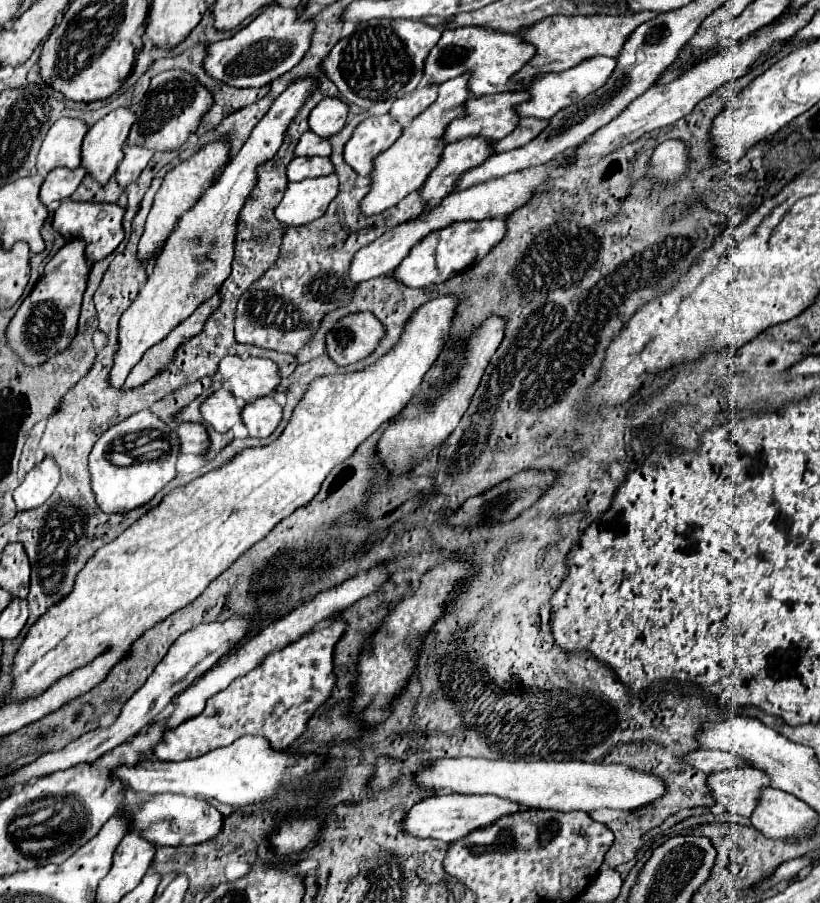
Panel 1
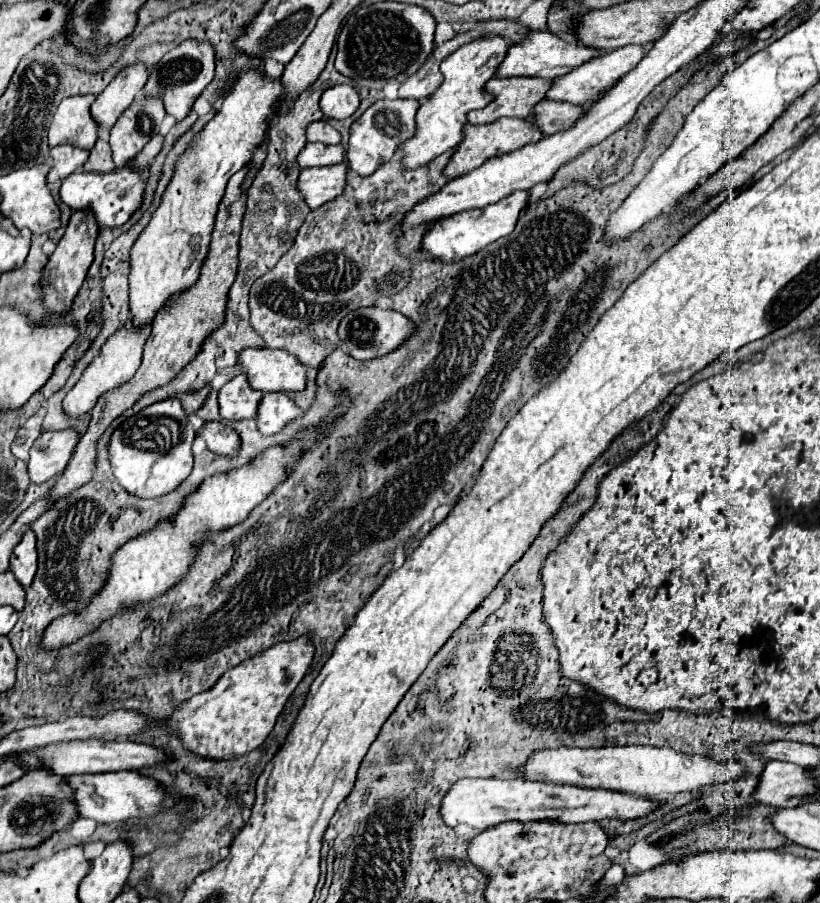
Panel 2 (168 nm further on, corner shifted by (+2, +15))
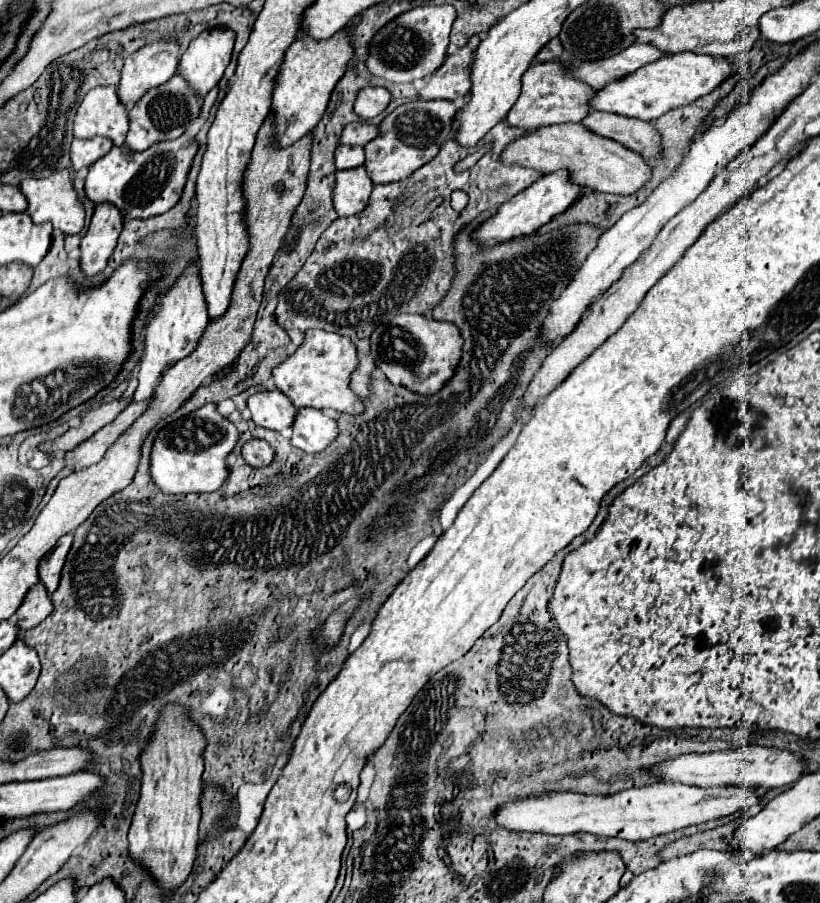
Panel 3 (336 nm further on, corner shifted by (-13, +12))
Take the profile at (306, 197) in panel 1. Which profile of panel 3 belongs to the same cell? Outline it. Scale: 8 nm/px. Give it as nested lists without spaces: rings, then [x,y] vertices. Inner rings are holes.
[[[355,167],[335,173],[333,185],[333,205],[339,217],[357,215],[367,205],[373,181],[367,177],[365,167]]]

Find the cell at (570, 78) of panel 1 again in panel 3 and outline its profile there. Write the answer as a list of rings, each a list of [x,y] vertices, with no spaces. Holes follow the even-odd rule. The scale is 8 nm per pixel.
[[[691,51],[681,53],[665,53],[653,63],[643,65],[641,69],[615,79],[607,83],[603,89],[595,91],[595,95],[589,99],[589,107],[595,111],[609,111],[625,117],[637,117],[643,121],[657,119],[659,115],[667,113],[669,109],[687,105],[709,91],[713,91],[727,75],[731,75],[737,67],[729,65],[723,57],[709,57],[709,55],[697,55]]]

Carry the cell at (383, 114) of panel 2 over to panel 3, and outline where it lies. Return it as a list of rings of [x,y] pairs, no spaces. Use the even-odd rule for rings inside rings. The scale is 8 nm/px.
[[[415,99],[411,103],[393,109],[381,123],[379,133],[373,141],[365,145],[365,167],[373,183],[393,183],[405,179],[423,163],[433,159],[449,137],[451,119],[457,107],[451,101],[423,101]]]

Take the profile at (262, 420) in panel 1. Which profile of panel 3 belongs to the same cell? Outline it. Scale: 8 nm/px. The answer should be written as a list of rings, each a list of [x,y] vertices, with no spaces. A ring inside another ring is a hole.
[[[303,407],[297,411],[291,425],[291,443],[305,453],[319,453],[335,439],[335,419],[319,409]]]

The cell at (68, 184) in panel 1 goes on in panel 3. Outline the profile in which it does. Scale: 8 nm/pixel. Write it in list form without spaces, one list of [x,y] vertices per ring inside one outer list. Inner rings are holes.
[[[73,139],[71,143],[71,163],[73,171],[79,171],[81,167],[93,165],[97,159],[107,155],[111,151],[113,143],[109,139]]]

